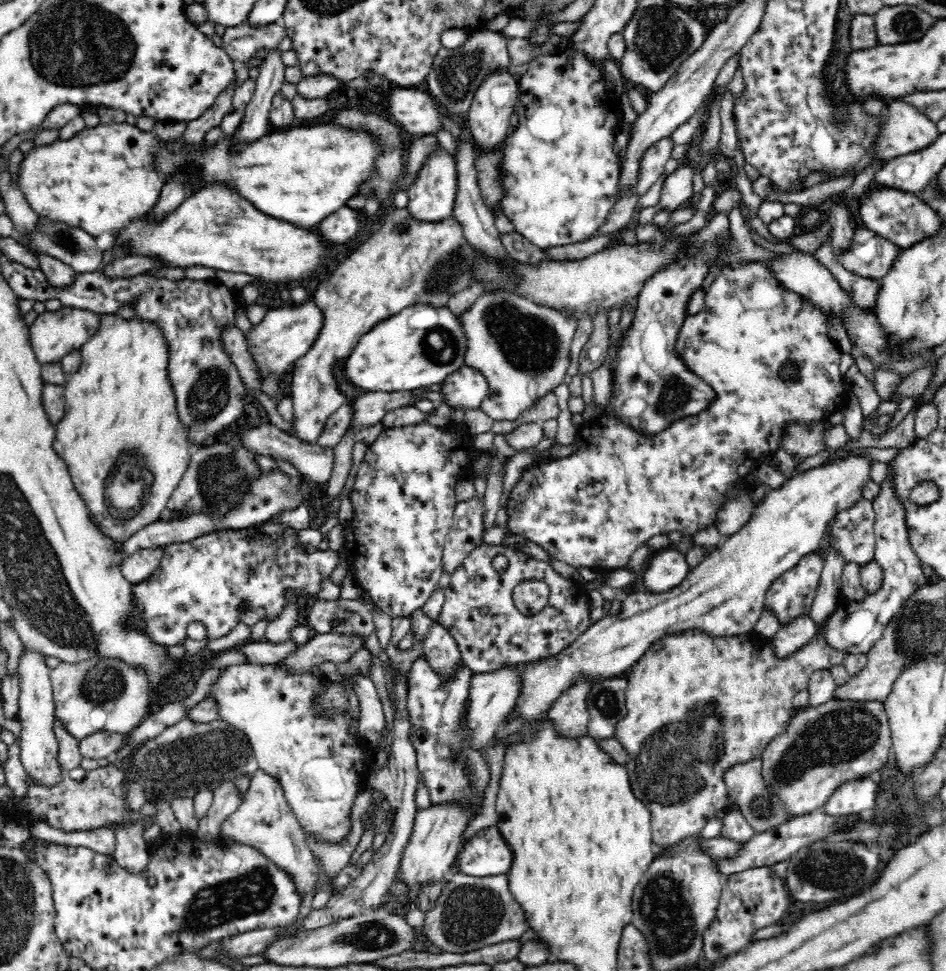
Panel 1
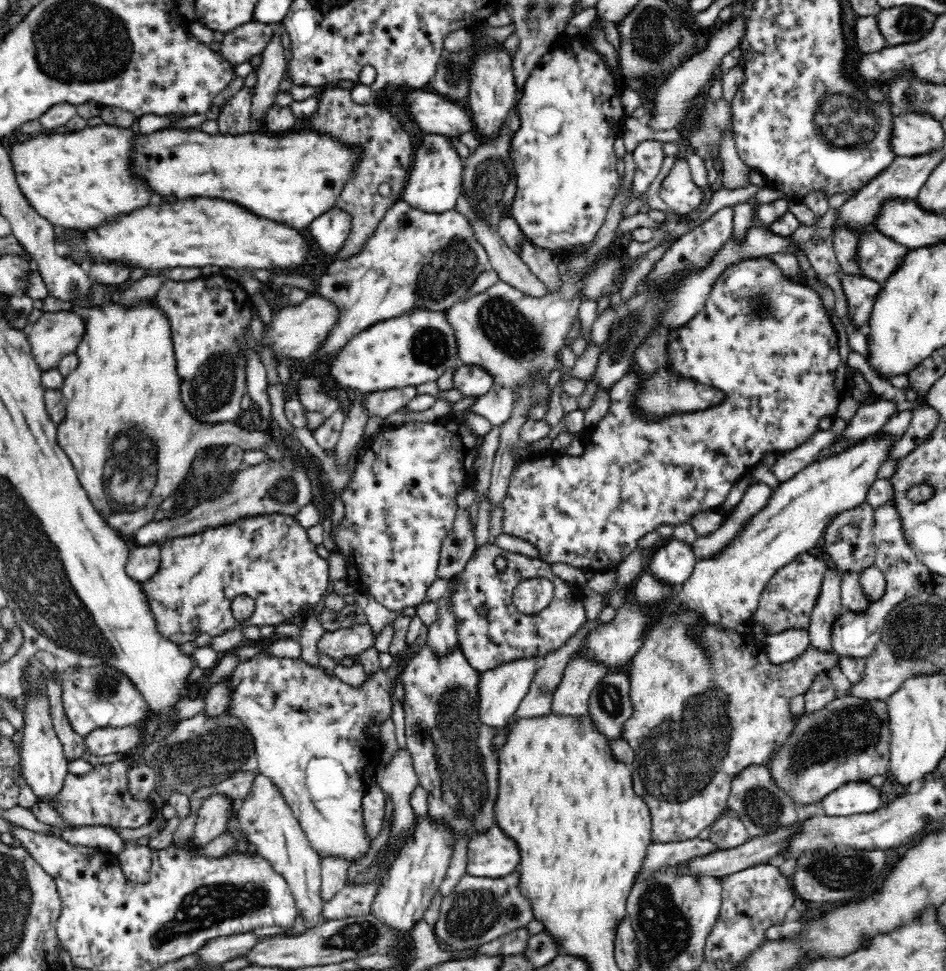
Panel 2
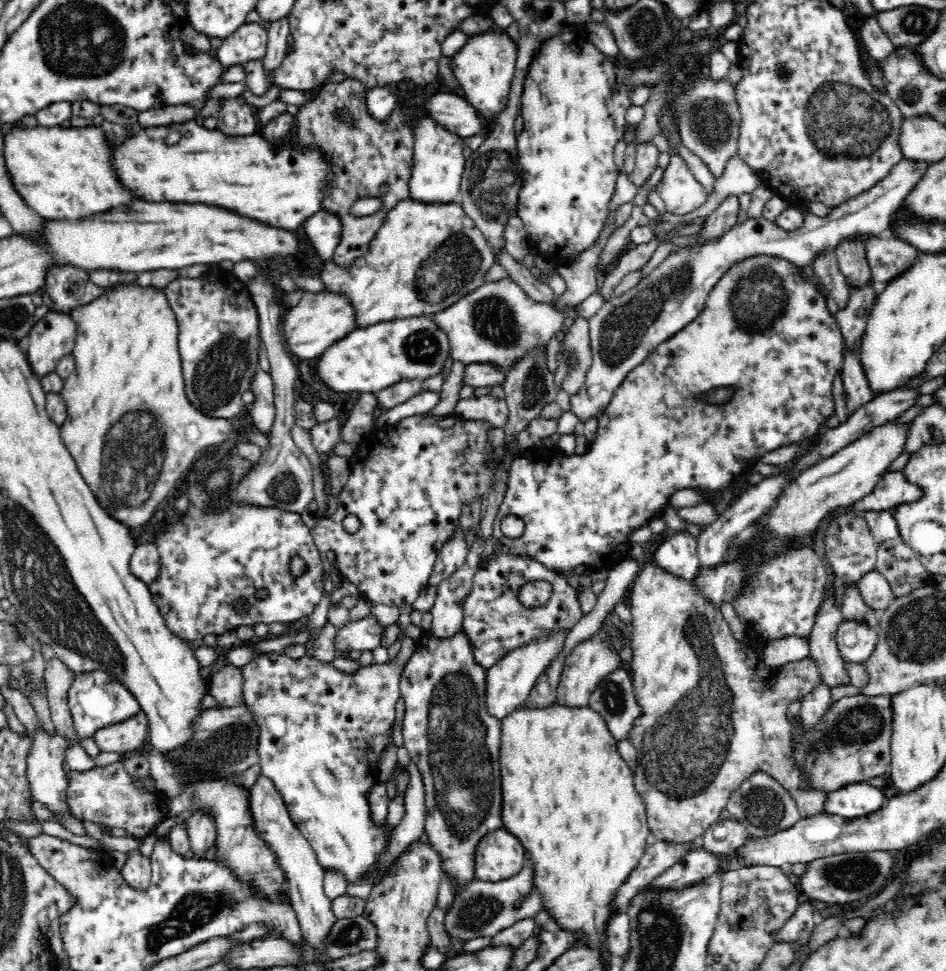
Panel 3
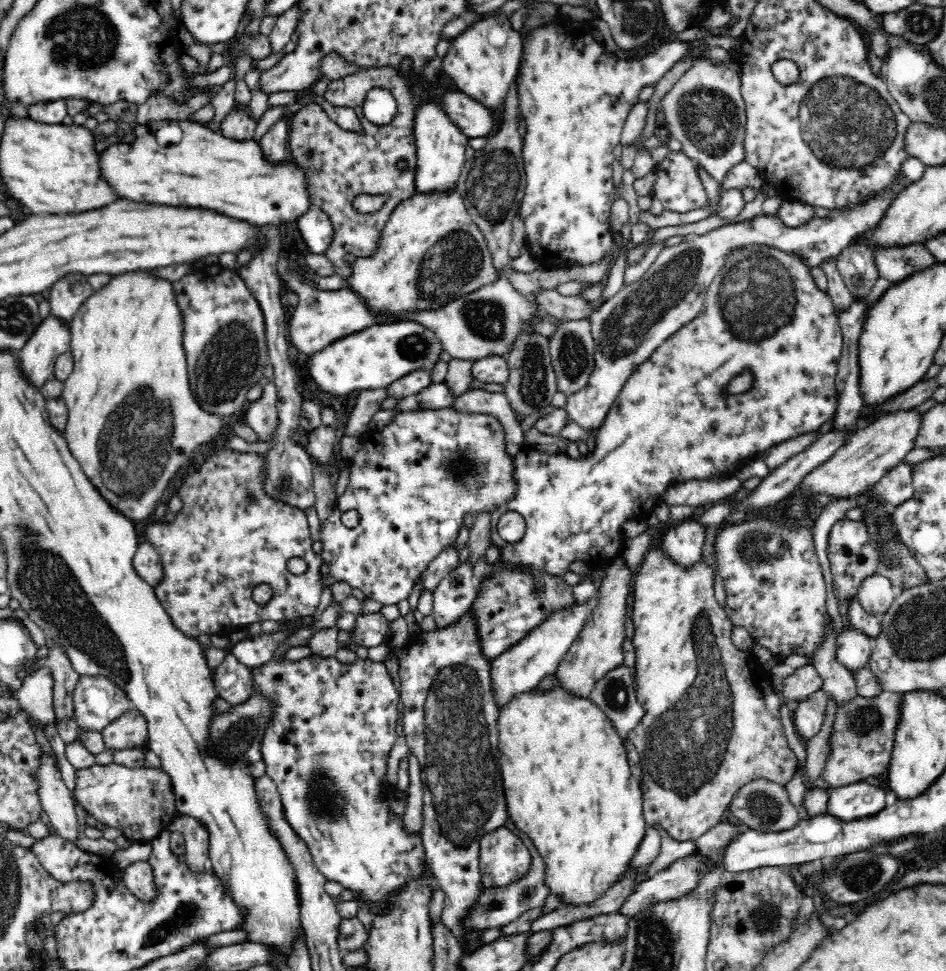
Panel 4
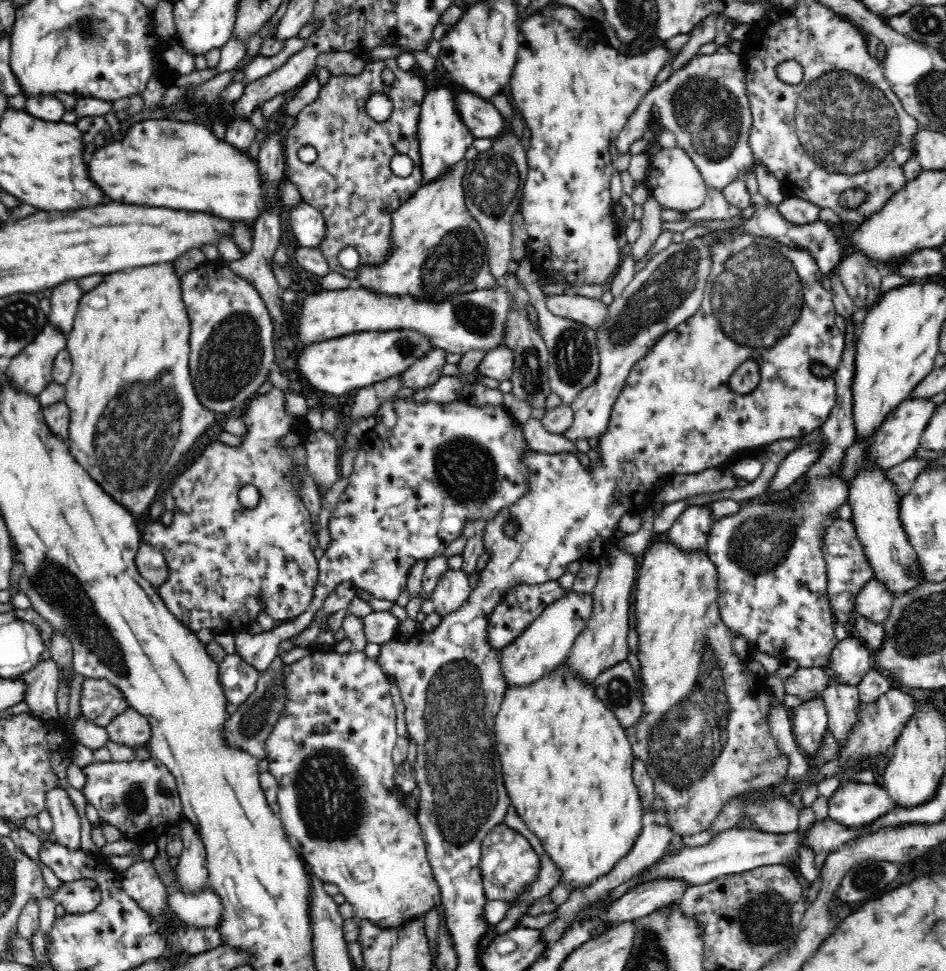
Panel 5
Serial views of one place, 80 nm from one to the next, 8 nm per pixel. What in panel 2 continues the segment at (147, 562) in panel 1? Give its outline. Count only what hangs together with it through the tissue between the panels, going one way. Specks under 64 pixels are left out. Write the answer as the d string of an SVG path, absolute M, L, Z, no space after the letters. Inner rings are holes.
M160 546L132 548L124 566L128 577L139 583L150 580L160 568L160 549Z

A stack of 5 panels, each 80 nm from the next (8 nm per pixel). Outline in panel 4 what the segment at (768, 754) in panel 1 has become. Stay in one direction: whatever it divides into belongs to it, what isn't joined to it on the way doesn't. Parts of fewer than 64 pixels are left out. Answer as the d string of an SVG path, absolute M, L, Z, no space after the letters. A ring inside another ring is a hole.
M882 691L872 698L858 695L844 704L837 704L830 734L831 752L820 774L826 790L858 783L887 770L893 752L896 724L900 720L900 696L901 693Z

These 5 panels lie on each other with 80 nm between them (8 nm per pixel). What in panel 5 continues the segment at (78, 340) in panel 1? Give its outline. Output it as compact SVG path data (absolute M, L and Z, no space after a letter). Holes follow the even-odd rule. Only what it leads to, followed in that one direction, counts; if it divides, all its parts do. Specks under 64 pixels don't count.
M48 320L36 338L12 358L5 376L19 390L38 396L54 381L56 355L66 348L67 335Z

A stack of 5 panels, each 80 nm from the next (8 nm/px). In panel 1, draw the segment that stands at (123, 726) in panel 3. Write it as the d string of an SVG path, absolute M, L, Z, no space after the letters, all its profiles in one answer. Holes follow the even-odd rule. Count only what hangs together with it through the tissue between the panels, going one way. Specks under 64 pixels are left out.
M96 732L79 740L82 758L99 761L109 759L119 751L127 740L127 735L115 732Z

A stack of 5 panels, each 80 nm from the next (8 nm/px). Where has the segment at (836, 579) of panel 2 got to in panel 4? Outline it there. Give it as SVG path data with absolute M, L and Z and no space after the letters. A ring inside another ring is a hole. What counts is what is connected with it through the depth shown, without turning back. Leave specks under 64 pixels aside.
M830 618L826 622L826 630L822 640L816 644L812 652L812 664L816 667L820 678L823 680L823 689L837 704L844 704L846 700L858 696L855 678L852 671L848 670L837 659L837 636L834 621Z

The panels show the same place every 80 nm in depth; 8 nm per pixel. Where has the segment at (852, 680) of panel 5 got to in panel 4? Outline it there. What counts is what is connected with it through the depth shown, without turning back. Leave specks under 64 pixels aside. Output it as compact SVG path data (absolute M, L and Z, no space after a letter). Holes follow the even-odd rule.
M844 626L837 636L837 659L848 669L858 670L868 664L874 638L853 626Z

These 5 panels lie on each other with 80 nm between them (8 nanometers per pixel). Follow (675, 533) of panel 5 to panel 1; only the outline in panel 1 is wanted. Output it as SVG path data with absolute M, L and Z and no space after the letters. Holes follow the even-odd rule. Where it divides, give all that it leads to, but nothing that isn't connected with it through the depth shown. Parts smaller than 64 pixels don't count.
M674 545L655 552L640 573L645 590L658 594L678 586L689 573L684 558Z

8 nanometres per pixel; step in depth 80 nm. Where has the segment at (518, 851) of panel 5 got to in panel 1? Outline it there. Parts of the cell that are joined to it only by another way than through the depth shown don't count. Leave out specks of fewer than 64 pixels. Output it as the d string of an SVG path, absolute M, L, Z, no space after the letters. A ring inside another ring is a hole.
M496 824L480 828L459 848L452 866L468 876L506 874L512 864L512 851Z

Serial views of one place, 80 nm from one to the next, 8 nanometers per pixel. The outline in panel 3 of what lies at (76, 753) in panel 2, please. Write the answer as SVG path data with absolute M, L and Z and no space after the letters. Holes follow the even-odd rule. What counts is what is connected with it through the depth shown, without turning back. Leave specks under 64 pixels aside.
M56 657L46 663L44 671L48 706L54 730L56 734L68 741L69 748L72 744L81 744L80 740L82 740L74 728L66 698L68 688L74 680L74 674L73 670Z

